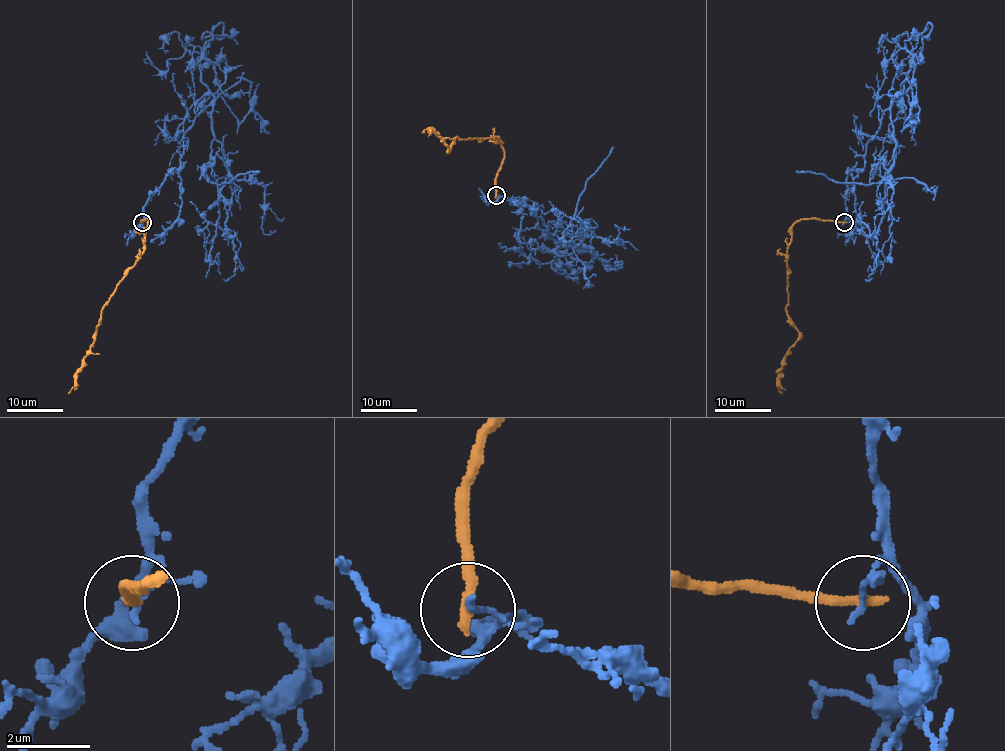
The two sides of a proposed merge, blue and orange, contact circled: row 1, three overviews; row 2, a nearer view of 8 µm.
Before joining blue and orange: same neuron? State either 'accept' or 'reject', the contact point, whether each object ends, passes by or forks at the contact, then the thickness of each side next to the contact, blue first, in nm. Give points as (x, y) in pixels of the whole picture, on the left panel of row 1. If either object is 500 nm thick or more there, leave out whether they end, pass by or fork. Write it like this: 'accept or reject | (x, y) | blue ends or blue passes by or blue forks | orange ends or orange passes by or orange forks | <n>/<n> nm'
reject | (142, 222) | blue passes by | orange ends | 110/300 nm

